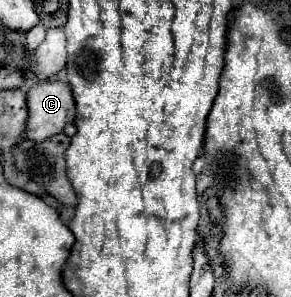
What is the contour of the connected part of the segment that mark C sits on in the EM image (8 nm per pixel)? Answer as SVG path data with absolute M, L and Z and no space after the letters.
M37 82L27 90L27 132L23 138L43 142L75 120L75 100L63 82Z

